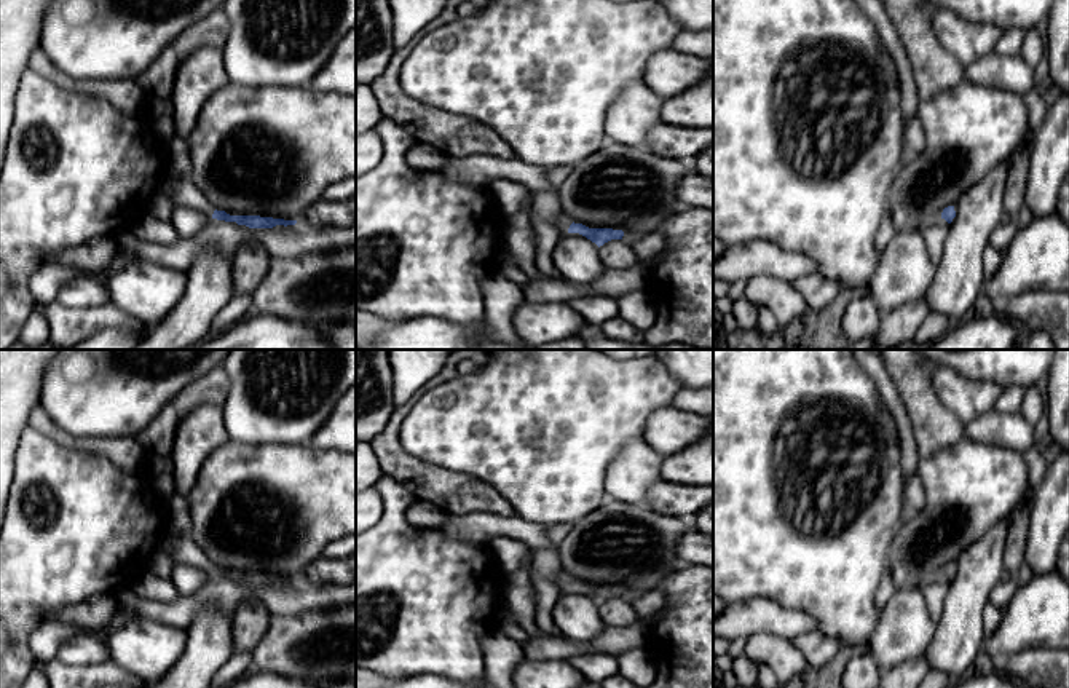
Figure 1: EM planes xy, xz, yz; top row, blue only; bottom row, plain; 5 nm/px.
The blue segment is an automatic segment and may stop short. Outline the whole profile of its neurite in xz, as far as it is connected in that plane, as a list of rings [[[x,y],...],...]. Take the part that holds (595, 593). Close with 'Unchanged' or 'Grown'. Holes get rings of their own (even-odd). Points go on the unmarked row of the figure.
[[[563,570],[557,573],[555,576],[557,586],[565,591],[579,591],[595,600],[598,605],[611,597],[622,597],[624,589],[622,587],[613,587],[613,586],[589,586],[582,581],[574,581],[571,576],[568,576]]]. Grown

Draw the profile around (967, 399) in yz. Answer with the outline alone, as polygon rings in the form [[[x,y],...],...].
[[[938,367],[930,385],[964,426],[992,410],[1004,391],[997,383],[972,380],[948,367]]]

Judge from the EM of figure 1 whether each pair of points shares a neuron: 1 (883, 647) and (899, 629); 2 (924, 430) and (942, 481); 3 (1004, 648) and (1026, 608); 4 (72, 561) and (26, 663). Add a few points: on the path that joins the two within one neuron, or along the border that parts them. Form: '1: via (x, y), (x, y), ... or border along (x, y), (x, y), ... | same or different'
1: via (887, 642), (895, 634) | same
2: border along (964, 434), (951, 446), (921, 458) | different
3: via (1009, 639), (1026, 618) | same
4: via (47, 586), (19, 613), (19, 637) | same

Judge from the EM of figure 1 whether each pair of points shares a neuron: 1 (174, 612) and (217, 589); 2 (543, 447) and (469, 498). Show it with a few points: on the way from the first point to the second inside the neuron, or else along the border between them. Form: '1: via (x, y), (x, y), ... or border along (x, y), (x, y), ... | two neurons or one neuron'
1: via (185, 608), (206, 594) | one neuron
2: border along (455, 470), (487, 481), (516, 511) | two neurons

